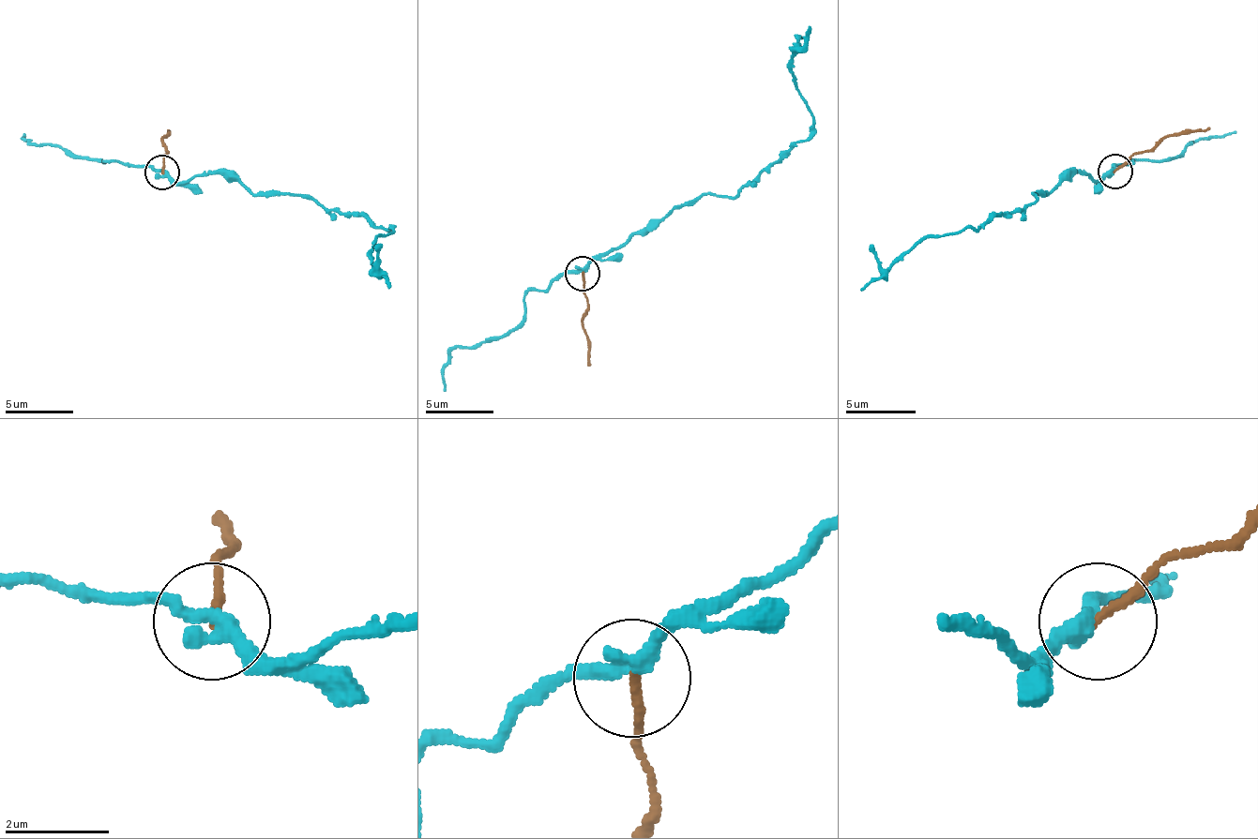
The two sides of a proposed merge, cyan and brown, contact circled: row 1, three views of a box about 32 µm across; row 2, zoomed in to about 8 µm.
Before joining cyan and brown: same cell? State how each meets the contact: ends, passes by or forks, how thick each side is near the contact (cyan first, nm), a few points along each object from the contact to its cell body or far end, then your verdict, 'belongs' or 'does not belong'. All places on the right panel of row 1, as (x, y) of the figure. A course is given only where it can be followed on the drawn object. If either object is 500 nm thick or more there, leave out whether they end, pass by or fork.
cyan passes by; brown ends there; 320 nm thick on the cyan side, 160 nm on the other; cyan runs (1114, 172), (1100, 182), (1068, 172), (1023, 210), (911, 246), (861, 291); brown runs (1114, 172), (1167, 137), (1209, 127); does not belong

